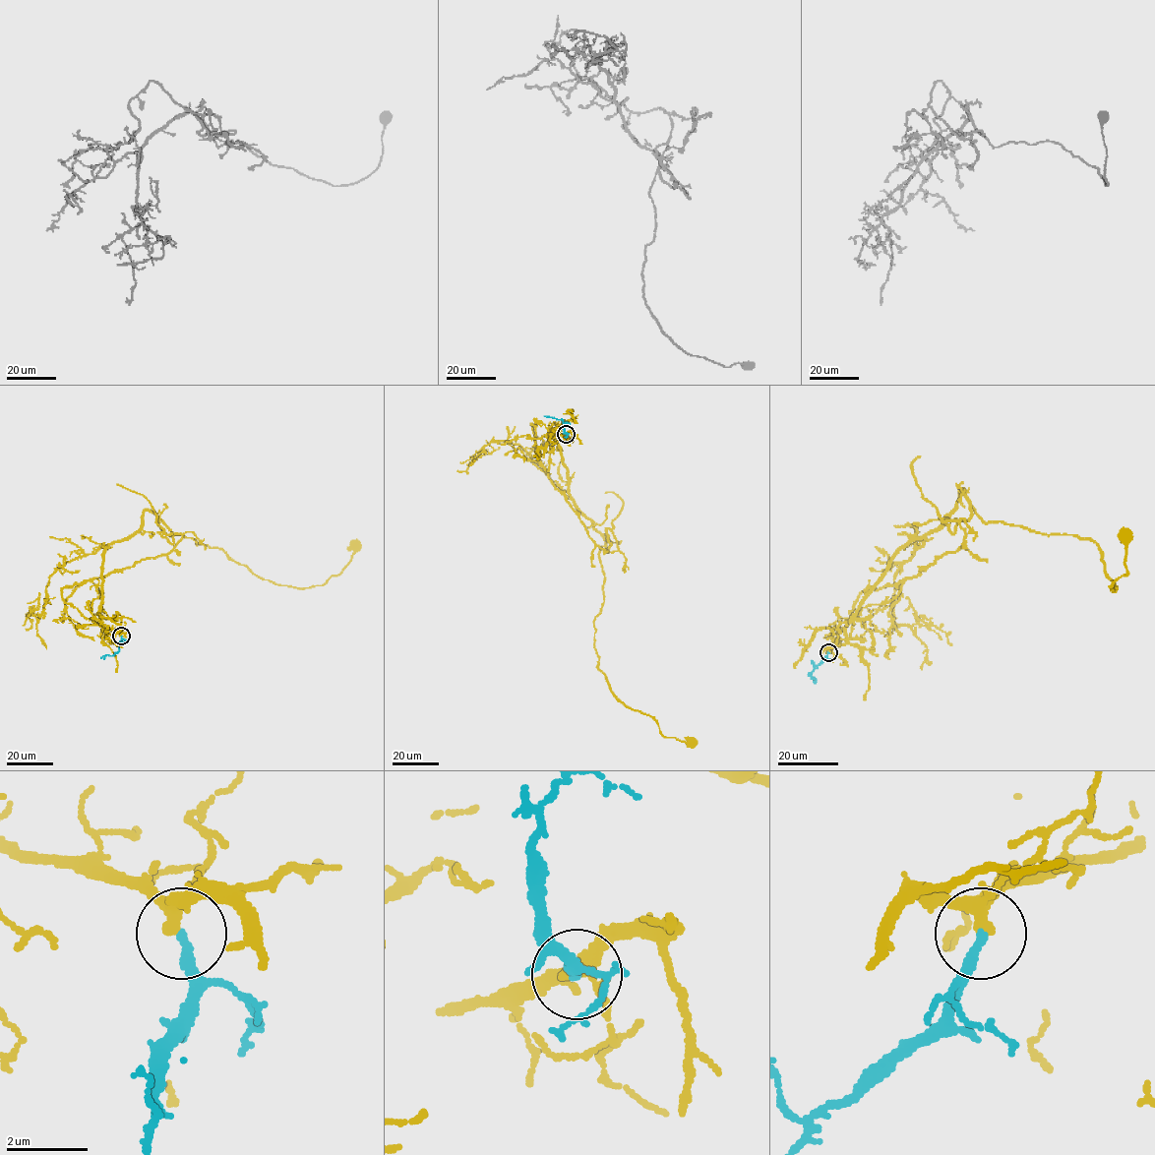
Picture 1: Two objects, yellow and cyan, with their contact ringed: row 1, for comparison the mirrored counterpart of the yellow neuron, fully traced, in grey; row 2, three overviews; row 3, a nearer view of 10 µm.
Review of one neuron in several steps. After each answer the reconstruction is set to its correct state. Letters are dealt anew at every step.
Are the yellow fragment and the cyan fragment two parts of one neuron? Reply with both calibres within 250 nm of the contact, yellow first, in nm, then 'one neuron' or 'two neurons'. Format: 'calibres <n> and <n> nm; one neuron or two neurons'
calibres 240 and 240 nm; one neuron

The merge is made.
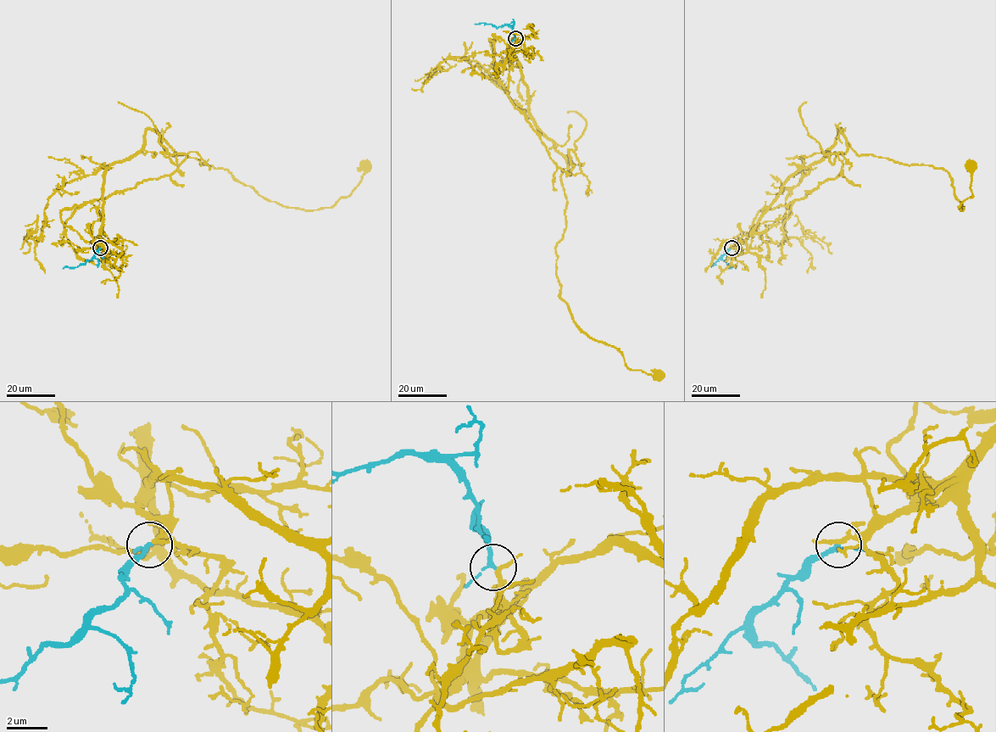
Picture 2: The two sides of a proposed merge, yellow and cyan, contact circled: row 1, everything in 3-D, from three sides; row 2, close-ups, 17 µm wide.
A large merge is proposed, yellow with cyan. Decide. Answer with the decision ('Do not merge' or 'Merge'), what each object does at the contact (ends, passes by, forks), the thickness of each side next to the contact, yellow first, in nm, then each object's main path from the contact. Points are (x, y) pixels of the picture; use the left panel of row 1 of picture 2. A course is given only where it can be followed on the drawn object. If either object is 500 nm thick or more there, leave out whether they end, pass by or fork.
Merge. At the ring yellow passes by. At the ring cyan passes by. Thickness 190 nm (yellow) against 160 nm. Course of yellow: (100, 248), (107, 169), (141, 149), (149, 129), (173, 155), (228, 170), (287, 207), (330, 208), (366, 165). Course of cyan: (100, 248), (85, 263), (76, 267), (65, 266), (63, 269)

